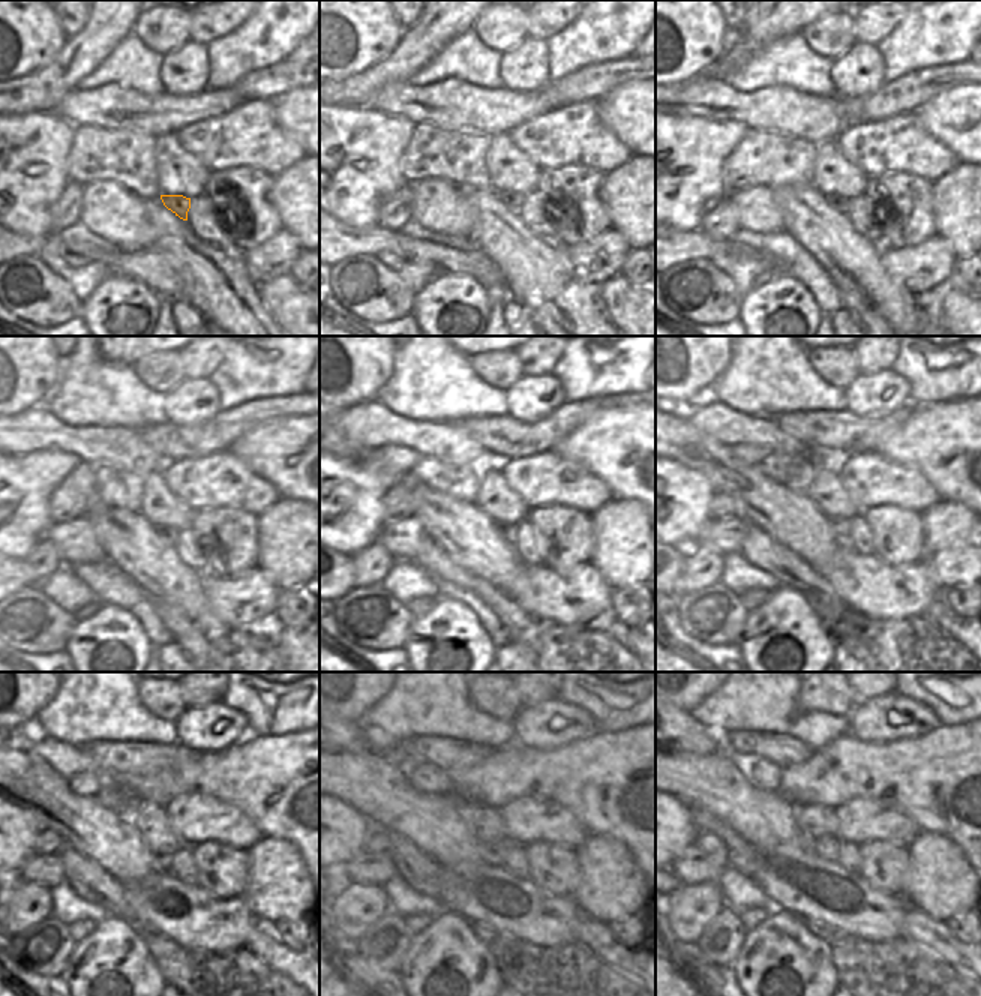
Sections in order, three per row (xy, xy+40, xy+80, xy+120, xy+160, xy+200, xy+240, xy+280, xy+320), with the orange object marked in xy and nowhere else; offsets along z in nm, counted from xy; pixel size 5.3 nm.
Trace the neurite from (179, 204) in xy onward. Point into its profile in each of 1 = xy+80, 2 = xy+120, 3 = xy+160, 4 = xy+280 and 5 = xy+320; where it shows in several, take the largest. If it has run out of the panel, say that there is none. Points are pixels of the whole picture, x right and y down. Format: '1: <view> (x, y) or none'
1: xy+80 (842, 201)
2: xy+120 (170, 534)
3: xy+160 (507, 533)
4: xy+280 (494, 854)
5: xy+320 (827, 848)

